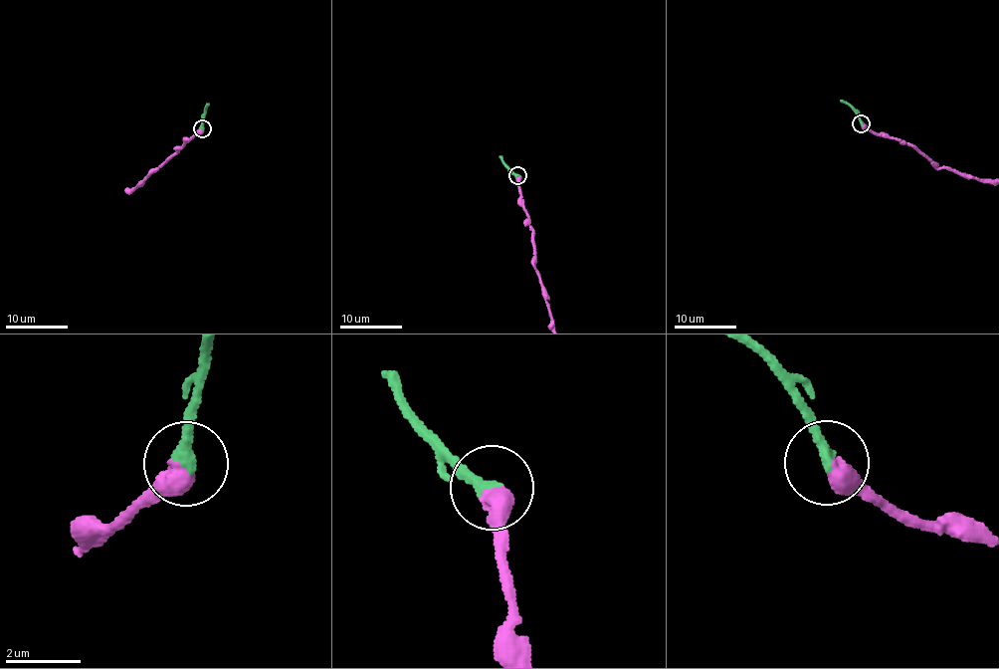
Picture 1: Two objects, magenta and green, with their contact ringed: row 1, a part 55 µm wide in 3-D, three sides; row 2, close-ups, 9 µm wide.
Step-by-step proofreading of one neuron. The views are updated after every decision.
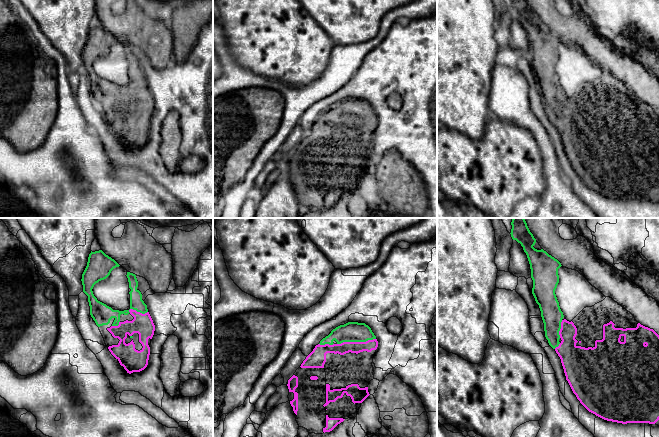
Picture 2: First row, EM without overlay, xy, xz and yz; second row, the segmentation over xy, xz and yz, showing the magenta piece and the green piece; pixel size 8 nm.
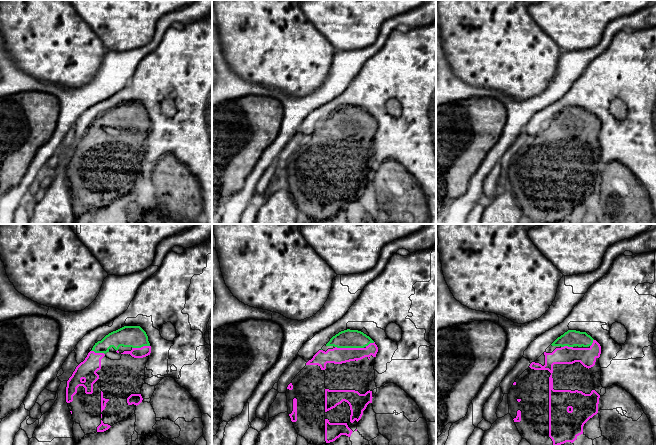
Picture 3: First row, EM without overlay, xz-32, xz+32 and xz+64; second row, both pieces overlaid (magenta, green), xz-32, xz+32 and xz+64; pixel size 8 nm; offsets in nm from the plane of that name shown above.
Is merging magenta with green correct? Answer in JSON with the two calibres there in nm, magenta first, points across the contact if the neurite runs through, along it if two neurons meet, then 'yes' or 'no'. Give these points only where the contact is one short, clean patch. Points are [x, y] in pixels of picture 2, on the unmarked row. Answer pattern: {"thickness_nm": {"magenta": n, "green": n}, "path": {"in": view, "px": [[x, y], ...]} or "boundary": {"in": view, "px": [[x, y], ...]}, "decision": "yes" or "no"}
{"thickness_nm": {"magenta": 100, "green": 160}, "decision": "yes"}

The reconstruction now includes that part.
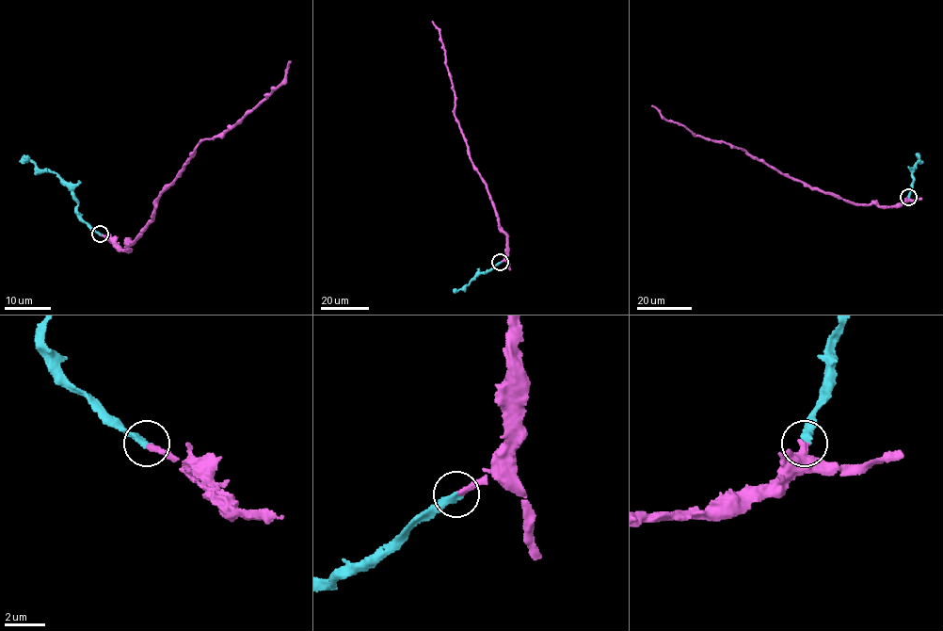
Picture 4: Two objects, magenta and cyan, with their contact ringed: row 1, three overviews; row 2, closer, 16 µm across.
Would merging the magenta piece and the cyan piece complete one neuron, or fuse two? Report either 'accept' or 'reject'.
accept

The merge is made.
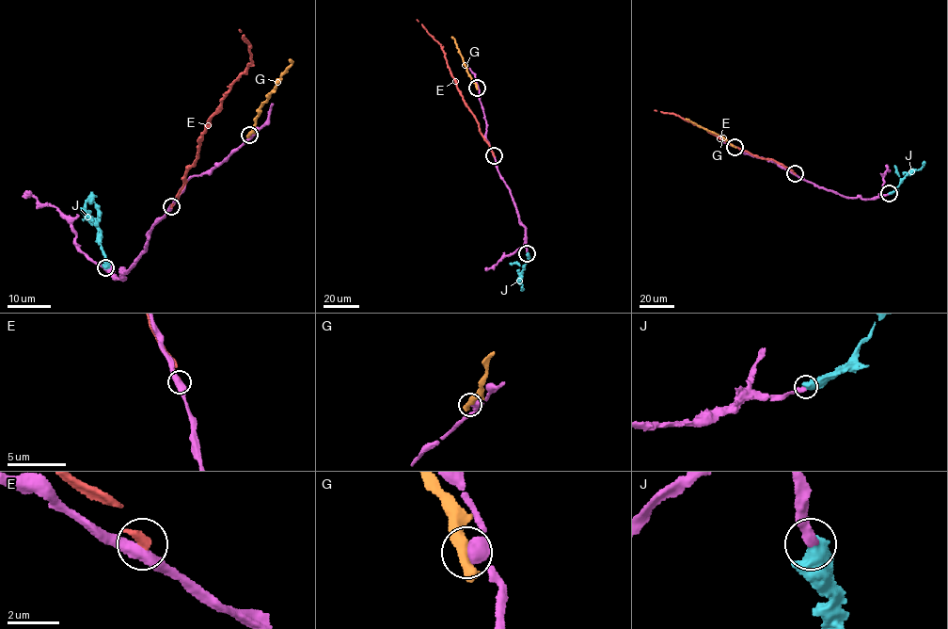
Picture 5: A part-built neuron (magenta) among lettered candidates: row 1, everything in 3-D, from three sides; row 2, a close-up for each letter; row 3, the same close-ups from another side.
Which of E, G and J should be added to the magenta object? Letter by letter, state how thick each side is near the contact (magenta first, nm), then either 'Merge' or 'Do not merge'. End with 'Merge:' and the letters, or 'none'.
E: Thickness 500 nm (magenta) against 340 nm. Do not merge
G: Thickness 440 nm (magenta) against 500 nm. Do not merge
J: Thickness 380 nm (magenta) against 650 nm. Merge
Merge: J

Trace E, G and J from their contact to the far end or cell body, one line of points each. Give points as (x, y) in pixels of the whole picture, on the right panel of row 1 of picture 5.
E: (795, 173), (773, 160), (762, 158), (731, 145), (674, 114), (654, 110)
G: (734, 147), (721, 136), (686, 119)
J: (889, 193), (908, 173), (921, 169), (924, 163)

